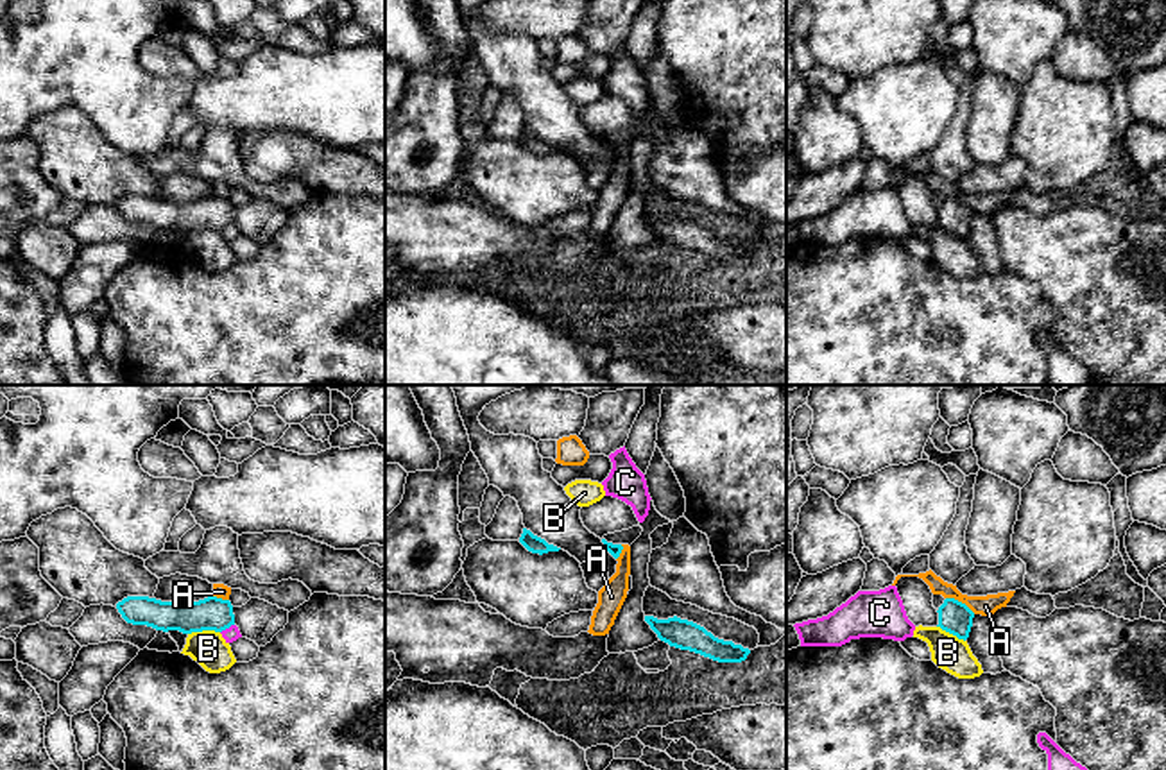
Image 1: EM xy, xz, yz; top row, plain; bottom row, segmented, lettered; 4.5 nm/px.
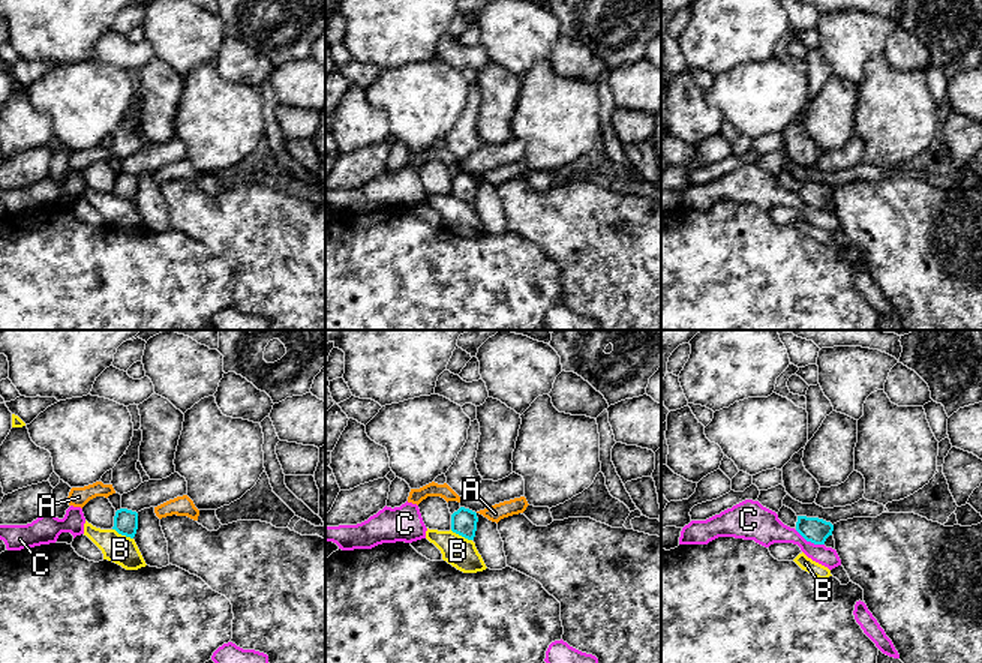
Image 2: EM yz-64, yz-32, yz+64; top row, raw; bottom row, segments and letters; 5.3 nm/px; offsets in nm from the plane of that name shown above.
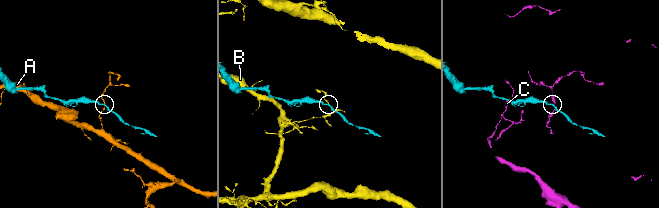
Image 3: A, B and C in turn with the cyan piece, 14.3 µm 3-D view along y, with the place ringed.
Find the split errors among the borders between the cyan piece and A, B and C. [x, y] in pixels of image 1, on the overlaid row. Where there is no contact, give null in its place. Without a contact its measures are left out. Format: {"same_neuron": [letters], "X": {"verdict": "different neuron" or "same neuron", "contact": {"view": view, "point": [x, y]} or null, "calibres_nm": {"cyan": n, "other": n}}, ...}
{"same_neuron": [], "A": {"verdict": "different neuron", "contact": {"view": "yz", "point": [960, 602]}, "calibres_nm": {"cyan": 140, "other": 90}}, "B": {"verdict": "different neuron", "contact": {"view": "xy", "point": [203, 629]}, "calibres_nm": {"cyan": 150, "other": 160}}, "C": {"verdict": "different neuron", "contact": {"view": "xy", "point": [226, 627]}, "calibres_nm": {"cyan": 150, "other": 70}}}

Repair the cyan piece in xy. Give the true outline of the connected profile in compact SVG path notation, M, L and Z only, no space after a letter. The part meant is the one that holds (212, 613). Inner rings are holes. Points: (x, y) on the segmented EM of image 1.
M127 596L116 603L116 609L127 623L147 625L163 632L222 632L235 625L231 602L217 596L208 596L192 603L161 602L149 596Z

